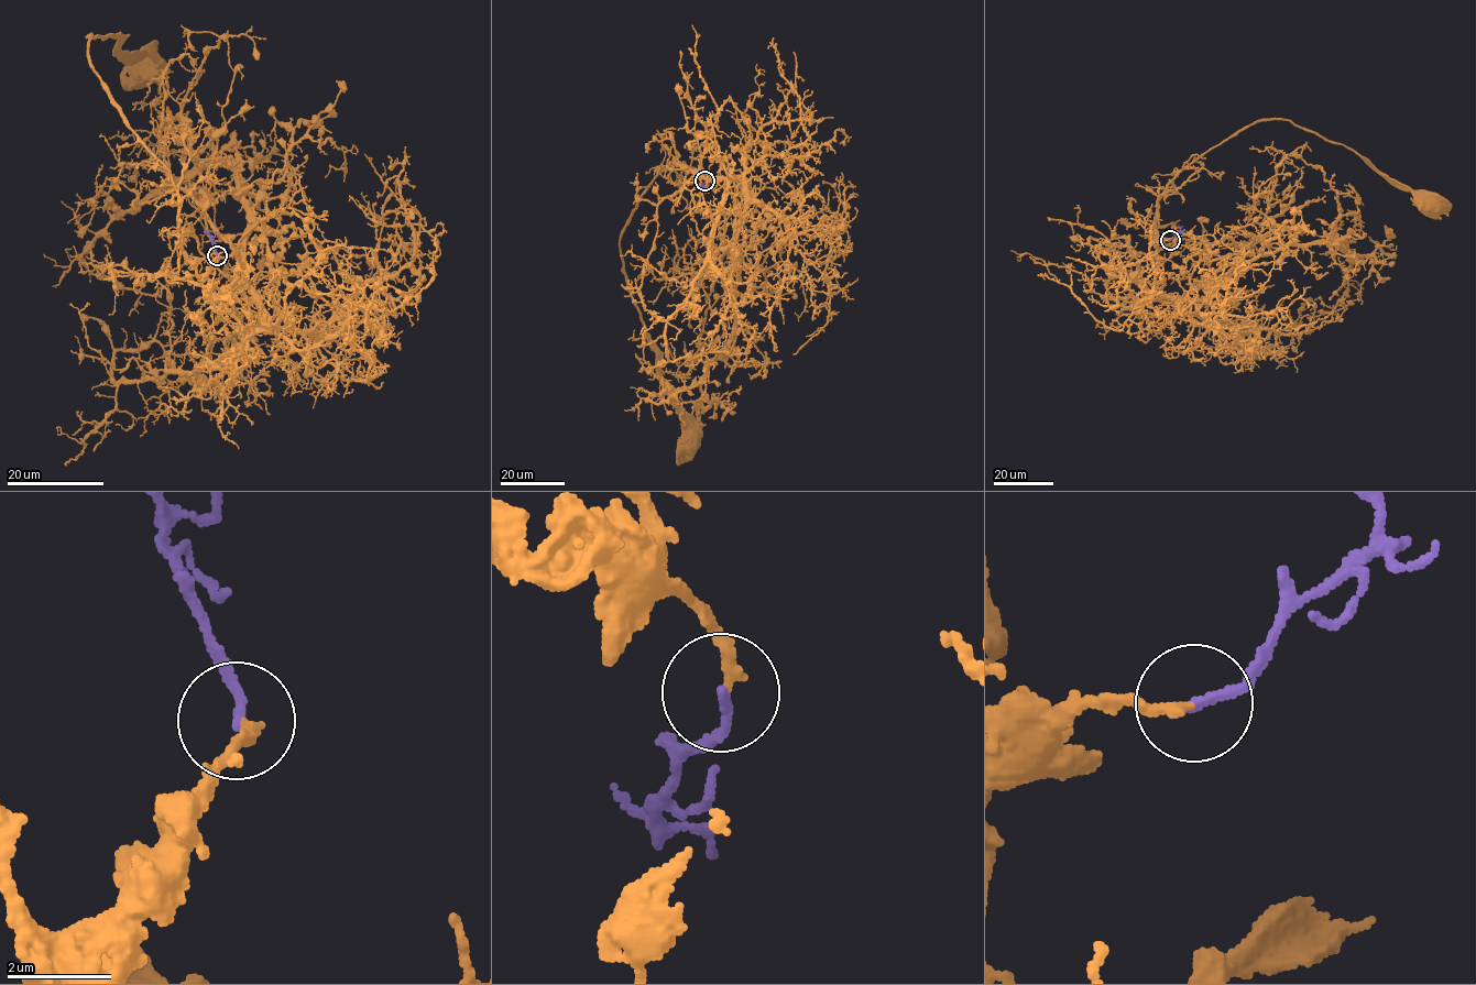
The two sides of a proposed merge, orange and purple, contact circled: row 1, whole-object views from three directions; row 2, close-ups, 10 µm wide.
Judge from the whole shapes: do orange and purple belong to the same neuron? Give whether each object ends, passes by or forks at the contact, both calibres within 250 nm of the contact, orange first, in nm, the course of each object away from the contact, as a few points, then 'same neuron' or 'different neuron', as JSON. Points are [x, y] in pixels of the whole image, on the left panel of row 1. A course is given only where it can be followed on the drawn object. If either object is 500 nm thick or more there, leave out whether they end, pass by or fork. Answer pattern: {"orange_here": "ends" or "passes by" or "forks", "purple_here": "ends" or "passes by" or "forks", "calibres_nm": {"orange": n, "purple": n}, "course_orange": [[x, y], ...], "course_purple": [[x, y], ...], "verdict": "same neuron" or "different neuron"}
{"orange_here": "ends", "purple_here": "ends", "calibres_nm": {"orange": 200, "purple": 190}, "course_orange": [[217, 254], [201, 274], [185, 255], [176, 187], [90, 64], [89, 33], [142, 47], [148, 62]], "course_purple": [[217, 254], [205, 230]], "verdict": "same neuron"}

